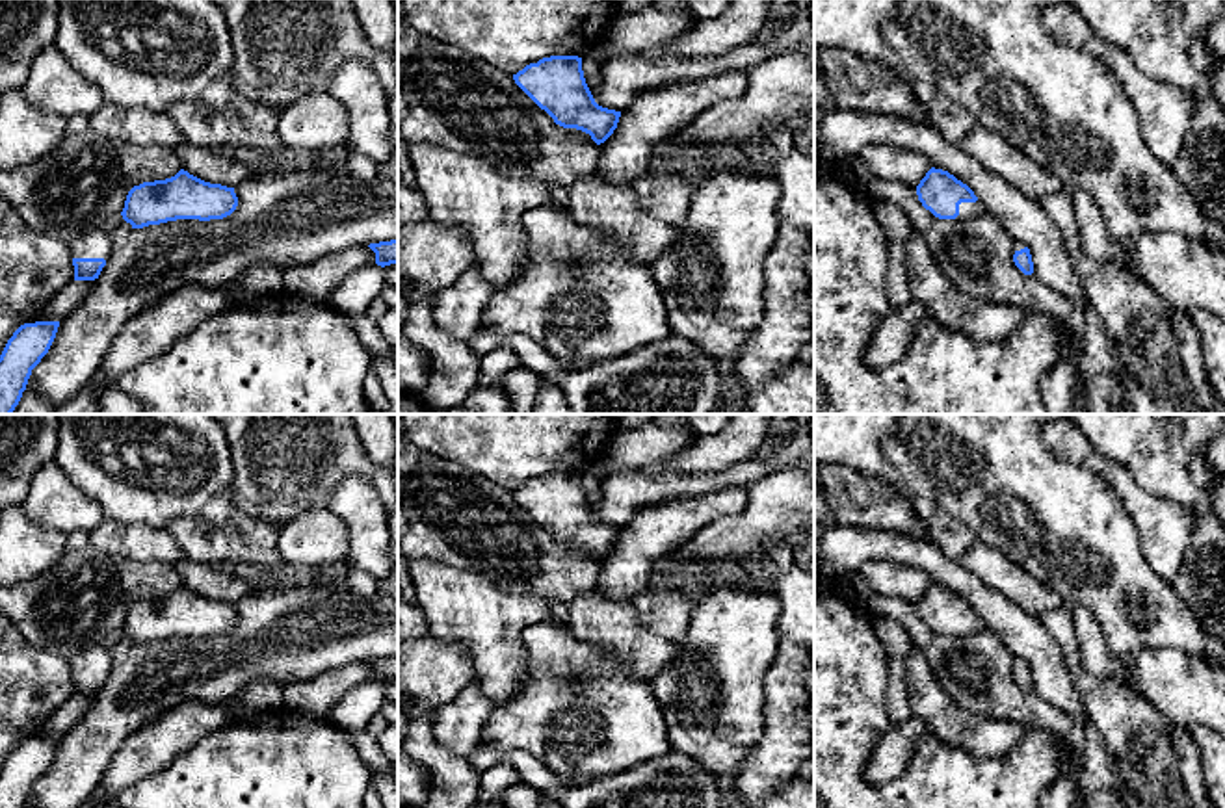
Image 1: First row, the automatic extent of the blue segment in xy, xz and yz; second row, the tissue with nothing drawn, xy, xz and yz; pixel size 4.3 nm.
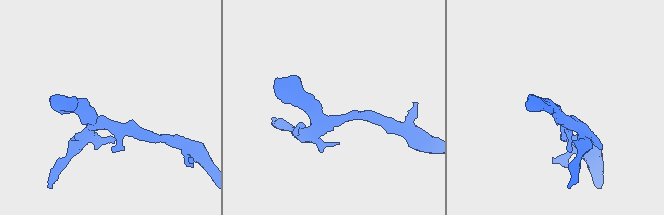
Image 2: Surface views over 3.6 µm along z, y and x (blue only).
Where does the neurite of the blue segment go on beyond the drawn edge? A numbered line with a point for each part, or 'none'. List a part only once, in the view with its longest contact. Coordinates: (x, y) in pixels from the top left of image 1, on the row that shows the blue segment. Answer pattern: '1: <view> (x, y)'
1: xy (97, 244)

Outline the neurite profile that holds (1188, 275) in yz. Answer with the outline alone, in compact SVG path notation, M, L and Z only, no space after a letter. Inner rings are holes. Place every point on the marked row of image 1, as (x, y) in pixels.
M1141 234L1117 241L1128 251L1132 271L1179 310L1206 310L1225 321L1225 253L1182 234Z

